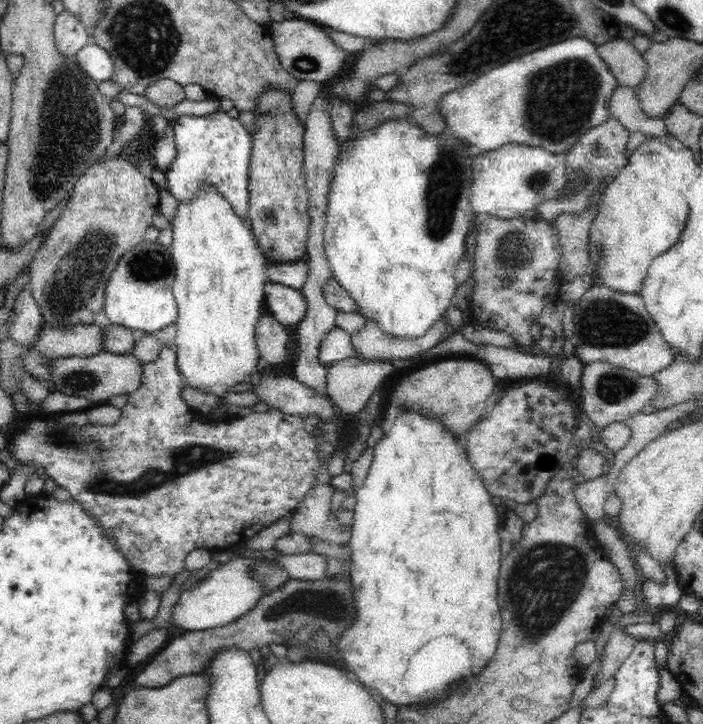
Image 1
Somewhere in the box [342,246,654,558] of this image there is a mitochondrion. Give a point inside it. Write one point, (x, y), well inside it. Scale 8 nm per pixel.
(620, 327)

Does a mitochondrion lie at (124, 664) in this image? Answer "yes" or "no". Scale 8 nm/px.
no

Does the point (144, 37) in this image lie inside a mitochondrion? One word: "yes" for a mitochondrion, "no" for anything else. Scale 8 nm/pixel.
yes

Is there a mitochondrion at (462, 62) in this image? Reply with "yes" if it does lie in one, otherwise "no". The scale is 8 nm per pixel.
yes

